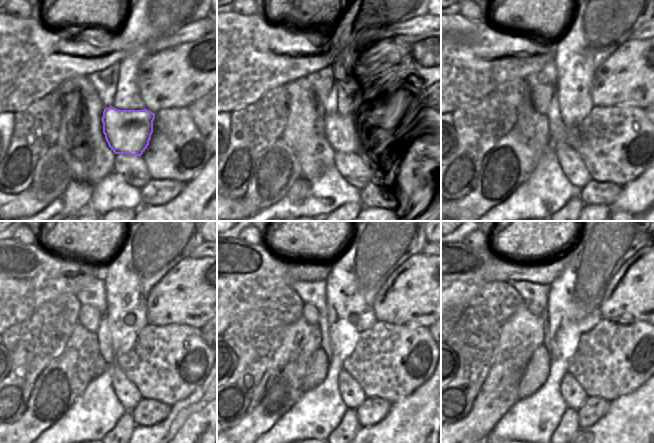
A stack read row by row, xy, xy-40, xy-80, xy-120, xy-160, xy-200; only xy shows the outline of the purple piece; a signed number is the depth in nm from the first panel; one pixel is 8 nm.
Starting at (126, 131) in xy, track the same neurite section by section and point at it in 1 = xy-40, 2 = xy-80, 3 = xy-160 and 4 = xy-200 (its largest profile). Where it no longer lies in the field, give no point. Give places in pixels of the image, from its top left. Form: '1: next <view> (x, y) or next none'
1: next xy-40 (344, 133)
2: next xy-80 (559, 132)
3: next xy-160 (323, 323)
4: next xy-200 (546, 343)

